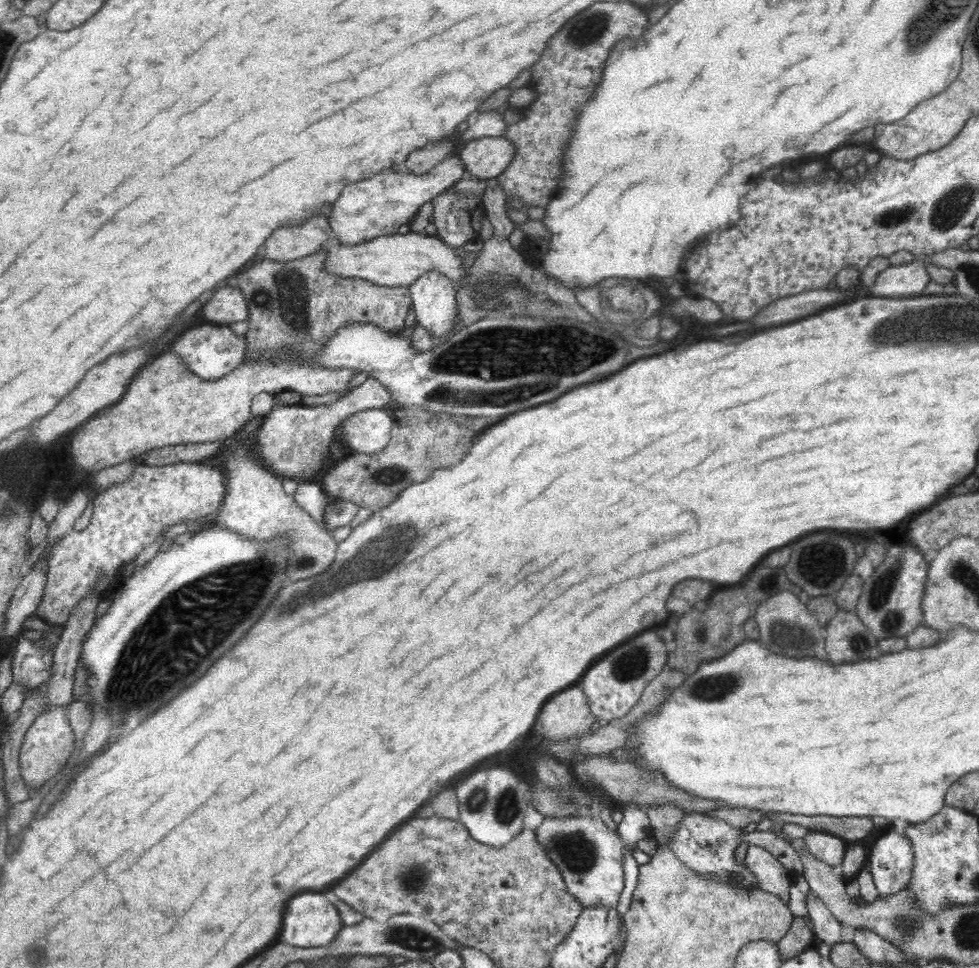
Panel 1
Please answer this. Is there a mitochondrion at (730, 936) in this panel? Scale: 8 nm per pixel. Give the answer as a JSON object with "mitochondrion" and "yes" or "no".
{"mitochondrion":"no"}

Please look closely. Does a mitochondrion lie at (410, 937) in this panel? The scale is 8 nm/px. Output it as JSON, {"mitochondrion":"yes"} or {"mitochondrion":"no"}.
{"mitochondrion":"yes"}

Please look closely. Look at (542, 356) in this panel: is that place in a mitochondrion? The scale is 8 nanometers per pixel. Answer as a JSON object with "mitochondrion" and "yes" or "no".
{"mitochondrion":"yes"}

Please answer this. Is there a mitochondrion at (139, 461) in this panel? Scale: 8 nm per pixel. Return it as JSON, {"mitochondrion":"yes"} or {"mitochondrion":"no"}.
{"mitochondrion":"no"}

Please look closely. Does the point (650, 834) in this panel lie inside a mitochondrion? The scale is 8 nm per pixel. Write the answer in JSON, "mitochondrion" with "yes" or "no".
{"mitochondrion":"no"}

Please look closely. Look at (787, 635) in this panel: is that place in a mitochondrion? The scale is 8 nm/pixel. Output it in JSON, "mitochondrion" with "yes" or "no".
{"mitochondrion":"yes"}

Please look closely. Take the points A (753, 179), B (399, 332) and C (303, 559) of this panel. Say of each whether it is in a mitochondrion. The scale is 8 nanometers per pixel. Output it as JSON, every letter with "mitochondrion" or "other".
{"A":"other","B":"other","C":"mitochondrion"}

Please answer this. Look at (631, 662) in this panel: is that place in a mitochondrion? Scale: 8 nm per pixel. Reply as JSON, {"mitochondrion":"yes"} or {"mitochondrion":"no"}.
{"mitochondrion":"yes"}

